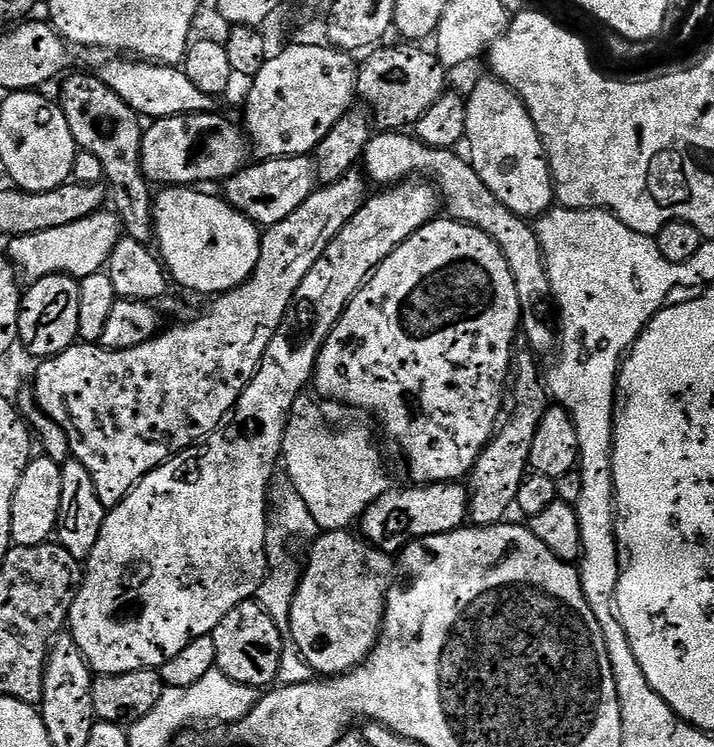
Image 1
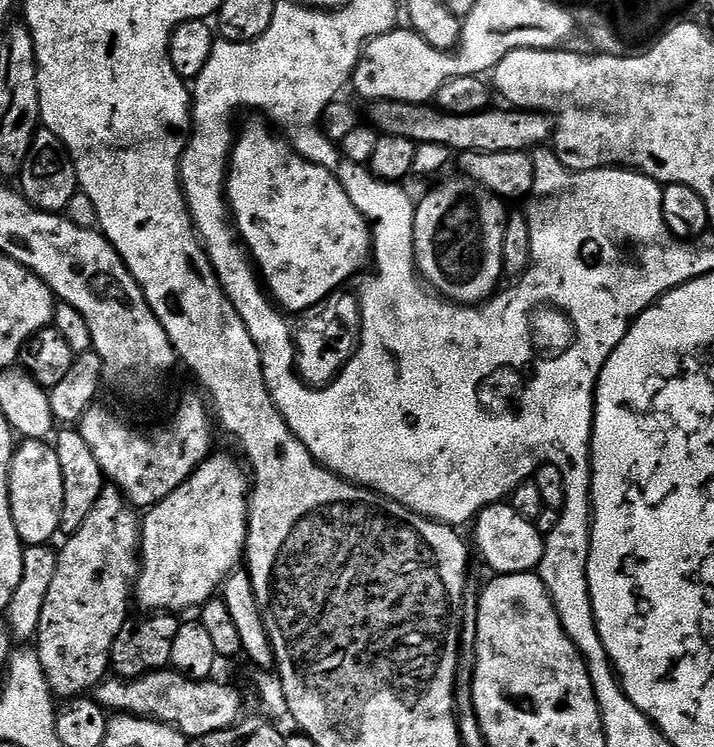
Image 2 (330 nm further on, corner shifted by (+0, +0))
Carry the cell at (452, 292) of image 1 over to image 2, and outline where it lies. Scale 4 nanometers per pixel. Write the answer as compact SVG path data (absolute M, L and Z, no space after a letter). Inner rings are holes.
M467 178L448 180L418 200L414 222L416 271L431 291L455 304L473 306L497 291L496 283L504 276L504 208L505 201Z

